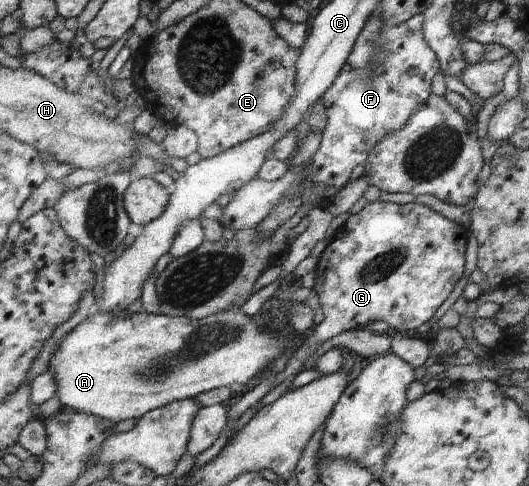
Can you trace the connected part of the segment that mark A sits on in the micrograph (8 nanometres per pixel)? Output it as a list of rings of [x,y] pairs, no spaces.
[[[225,311],[205,319],[171,317],[147,312],[113,316],[98,312],[72,330],[57,346],[49,370],[57,376],[57,394],[62,406],[113,423],[127,419],[141,419],[156,409],[176,401],[196,398],[217,388],[229,388],[233,383],[244,383],[271,367],[281,355],[293,360],[305,346],[296,347],[281,331],[260,332],[253,318],[237,312]]]

